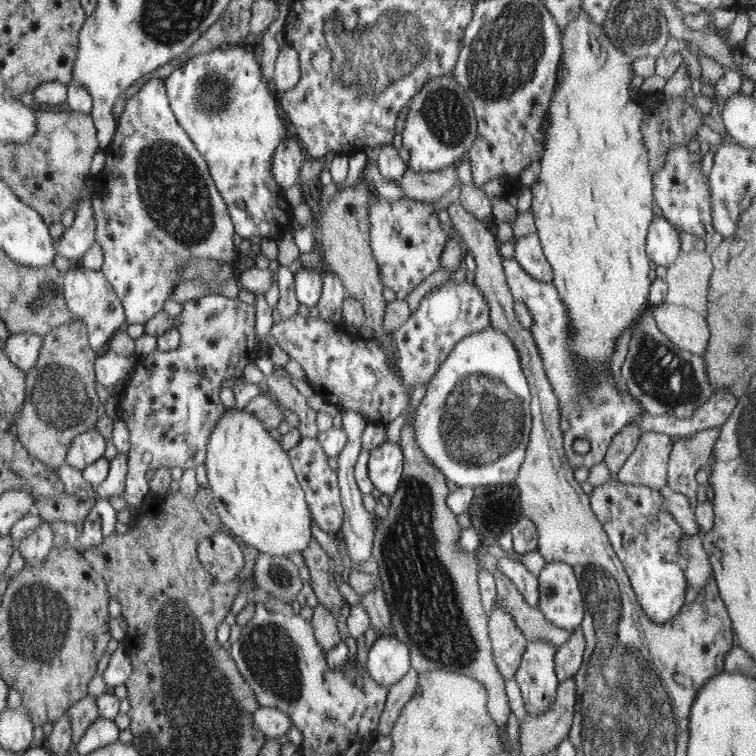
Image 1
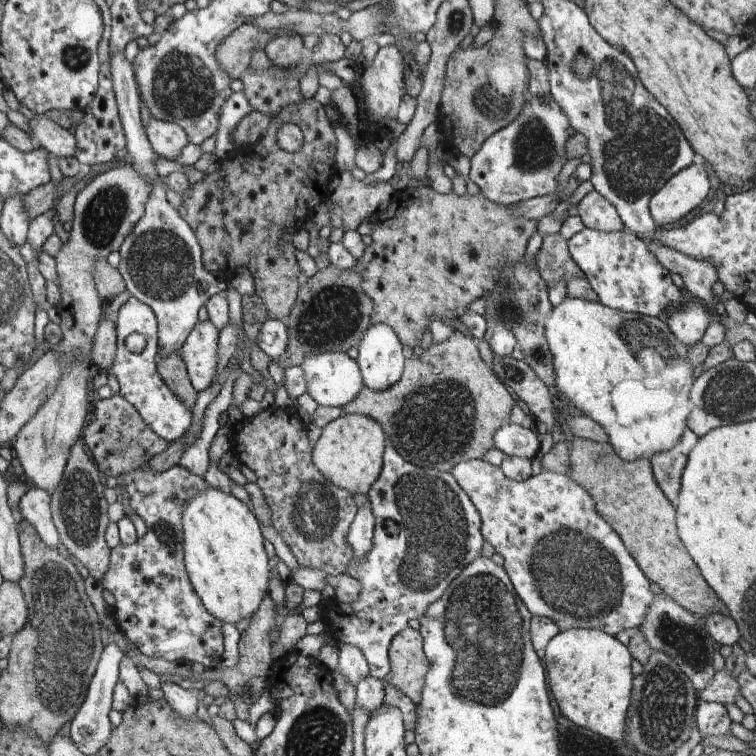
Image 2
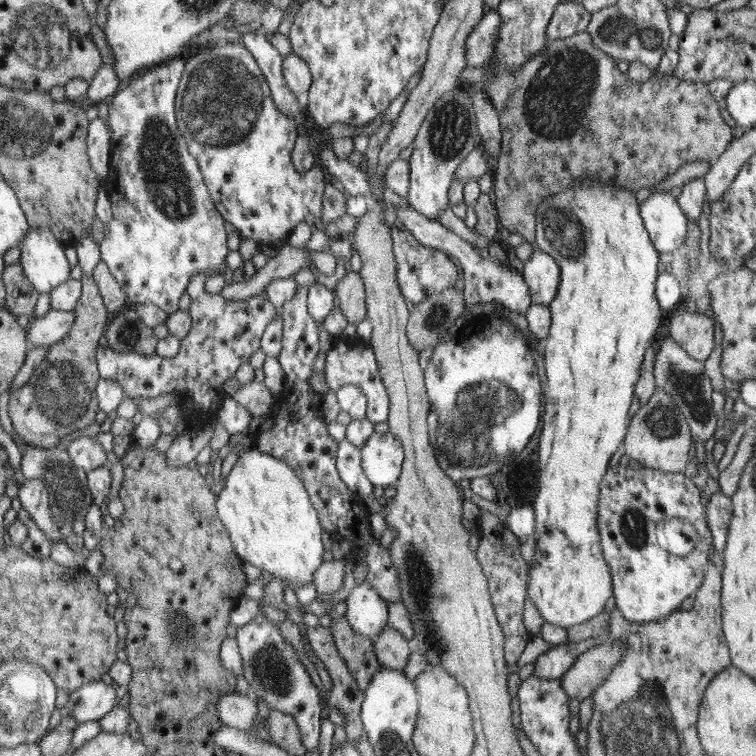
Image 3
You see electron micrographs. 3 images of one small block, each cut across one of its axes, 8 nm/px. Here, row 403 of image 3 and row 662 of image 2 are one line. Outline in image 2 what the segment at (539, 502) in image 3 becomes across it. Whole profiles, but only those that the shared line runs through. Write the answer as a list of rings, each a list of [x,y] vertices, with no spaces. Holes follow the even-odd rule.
[[[574,628],[561,631],[546,646],[543,665],[548,672],[548,684],[554,700],[574,724],[594,730],[600,736],[610,740],[624,741],[627,738],[627,715],[630,709],[634,676],[631,670],[633,657],[627,646],[619,642],[614,636],[608,635],[599,629]]]

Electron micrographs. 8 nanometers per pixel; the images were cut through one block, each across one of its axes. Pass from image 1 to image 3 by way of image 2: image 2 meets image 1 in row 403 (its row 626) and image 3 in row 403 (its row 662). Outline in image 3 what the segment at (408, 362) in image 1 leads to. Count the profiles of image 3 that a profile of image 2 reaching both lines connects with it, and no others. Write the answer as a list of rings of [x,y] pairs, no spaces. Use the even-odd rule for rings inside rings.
[[[336,335],[332,343],[332,348],[326,355],[324,375],[330,390],[336,392],[344,388],[346,384],[358,386],[367,402],[367,418],[374,425],[387,422],[388,400],[386,400],[386,386],[378,386],[378,376],[376,376],[376,358],[374,358],[373,348],[368,346],[368,341],[361,340],[358,336]]]

